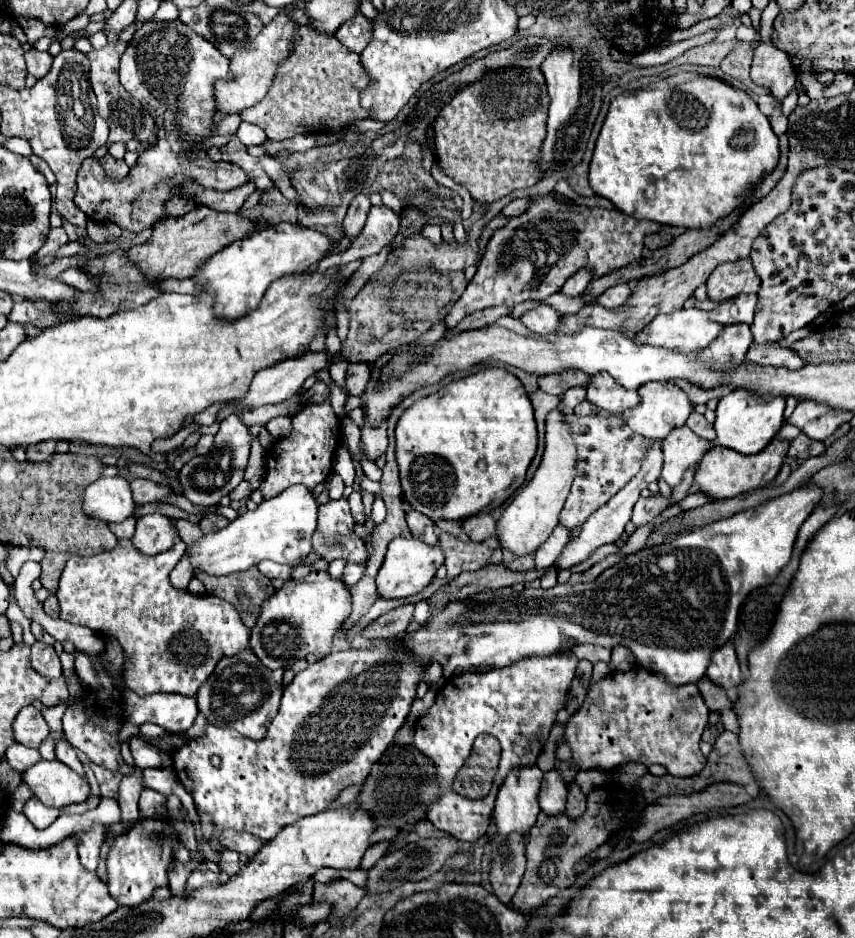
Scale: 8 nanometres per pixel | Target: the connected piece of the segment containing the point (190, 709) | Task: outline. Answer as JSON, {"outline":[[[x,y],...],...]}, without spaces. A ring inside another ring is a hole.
{"outline":[[[122,688],[122,704],[128,722],[138,726],[152,722],[168,732],[184,732],[198,716],[196,698],[176,694],[152,694],[140,698],[132,690]]]}

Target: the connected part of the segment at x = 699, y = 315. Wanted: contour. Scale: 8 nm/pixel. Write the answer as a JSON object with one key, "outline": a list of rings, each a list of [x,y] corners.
{"outline":[[[680,308],[672,314],[658,314],[642,332],[636,334],[636,342],[692,352],[714,342],[722,328],[724,326],[710,320],[710,312],[706,310]]]}

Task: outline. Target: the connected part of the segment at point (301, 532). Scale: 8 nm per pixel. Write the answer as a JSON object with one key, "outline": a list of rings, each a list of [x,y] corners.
{"outline":[[[292,486],[276,498],[264,500],[254,512],[246,512],[232,520],[226,528],[204,534],[188,546],[188,560],[192,570],[200,570],[212,576],[226,576],[232,572],[248,570],[260,560],[274,560],[280,564],[296,566],[312,550],[310,536],[316,530],[318,504],[310,490],[304,486]]]}

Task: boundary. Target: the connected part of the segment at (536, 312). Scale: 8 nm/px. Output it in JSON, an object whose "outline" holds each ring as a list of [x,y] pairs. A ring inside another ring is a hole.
{"outline":[[[538,304],[534,310],[528,310],[520,318],[520,322],[528,330],[532,330],[540,336],[548,336],[548,334],[554,334],[558,330],[558,326],[562,322],[562,314],[558,310],[554,310],[552,306],[548,306],[548,304]]]}

